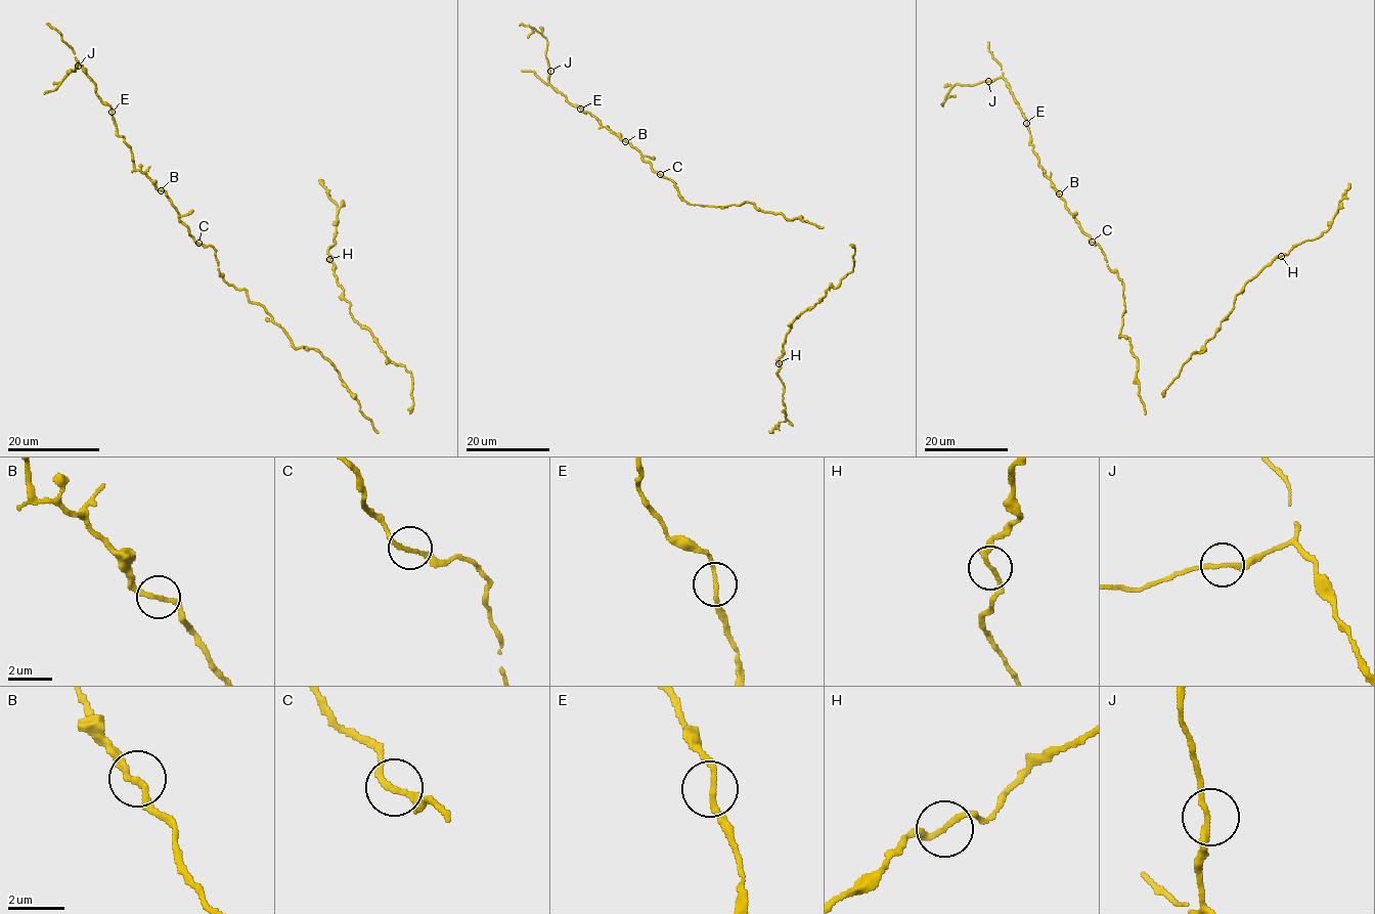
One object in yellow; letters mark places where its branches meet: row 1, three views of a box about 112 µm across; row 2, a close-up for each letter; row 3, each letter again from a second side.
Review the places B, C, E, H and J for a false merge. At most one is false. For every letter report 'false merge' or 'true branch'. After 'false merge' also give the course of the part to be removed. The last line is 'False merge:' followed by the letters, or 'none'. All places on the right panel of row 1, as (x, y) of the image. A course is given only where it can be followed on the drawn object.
B: true branch
C: true branch
E: true branch
H: true branch
J: true branch
False merge: none

